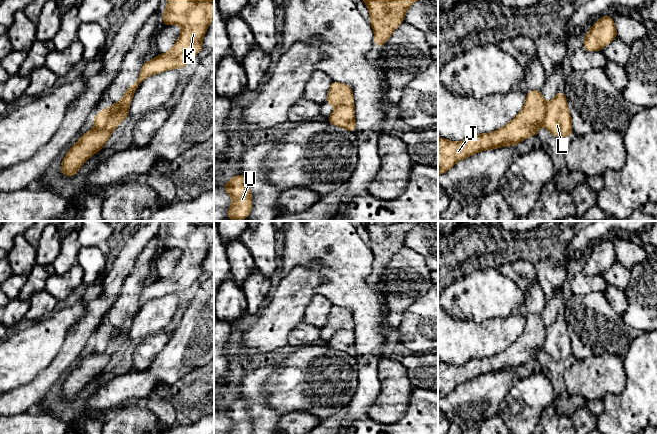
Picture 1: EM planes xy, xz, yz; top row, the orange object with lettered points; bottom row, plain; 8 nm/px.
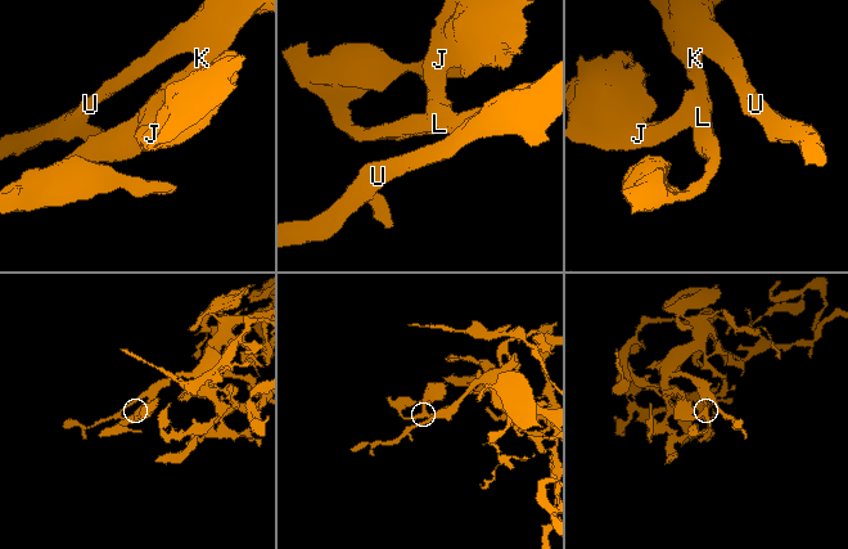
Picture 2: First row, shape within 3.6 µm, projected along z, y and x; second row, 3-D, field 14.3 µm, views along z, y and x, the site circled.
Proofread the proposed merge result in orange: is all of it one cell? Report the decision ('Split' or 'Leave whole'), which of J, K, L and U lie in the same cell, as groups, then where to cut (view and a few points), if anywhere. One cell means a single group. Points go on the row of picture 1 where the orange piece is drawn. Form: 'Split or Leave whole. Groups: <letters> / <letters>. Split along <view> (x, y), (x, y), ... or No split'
Split. Groups: J / K L U. Split along xy (128, 107), (117, 104), (108, 123), (102, 128), (94, 128)

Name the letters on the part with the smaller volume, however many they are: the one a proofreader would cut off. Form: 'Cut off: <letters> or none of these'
Cut off: J

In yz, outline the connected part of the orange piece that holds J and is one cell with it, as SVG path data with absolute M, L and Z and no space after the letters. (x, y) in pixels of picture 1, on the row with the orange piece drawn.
M532 90L526 94L520 113L504 127L490 133L472 135L461 142L438 137L438 175L480 151L516 146L526 138L537 136L544 123L546 106L541 91Z

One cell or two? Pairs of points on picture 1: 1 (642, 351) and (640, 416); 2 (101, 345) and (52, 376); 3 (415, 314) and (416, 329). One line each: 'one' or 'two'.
1: one
2: two
3: one

